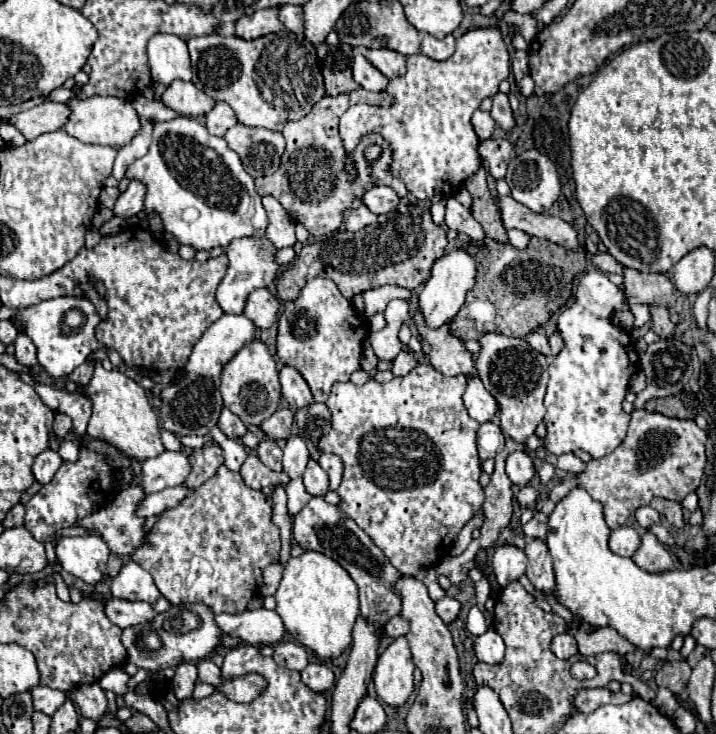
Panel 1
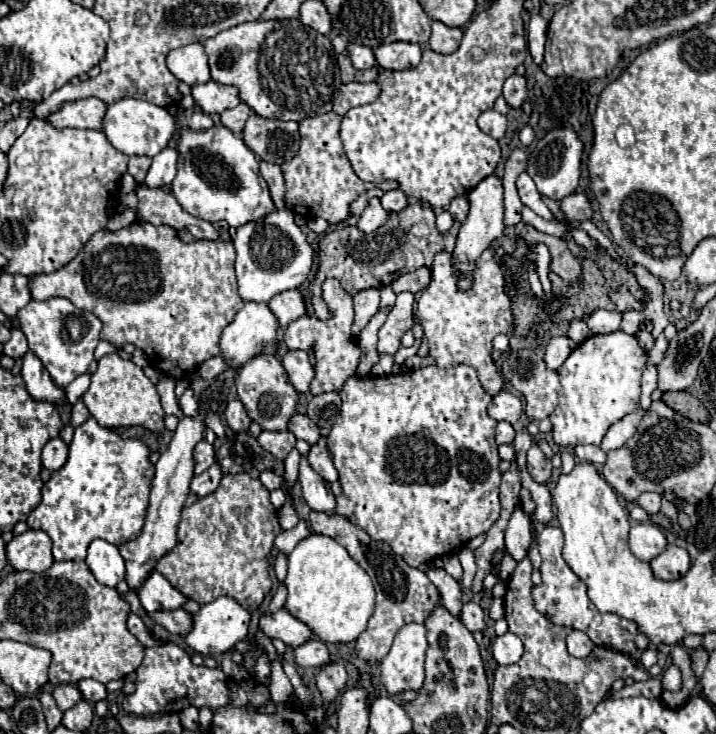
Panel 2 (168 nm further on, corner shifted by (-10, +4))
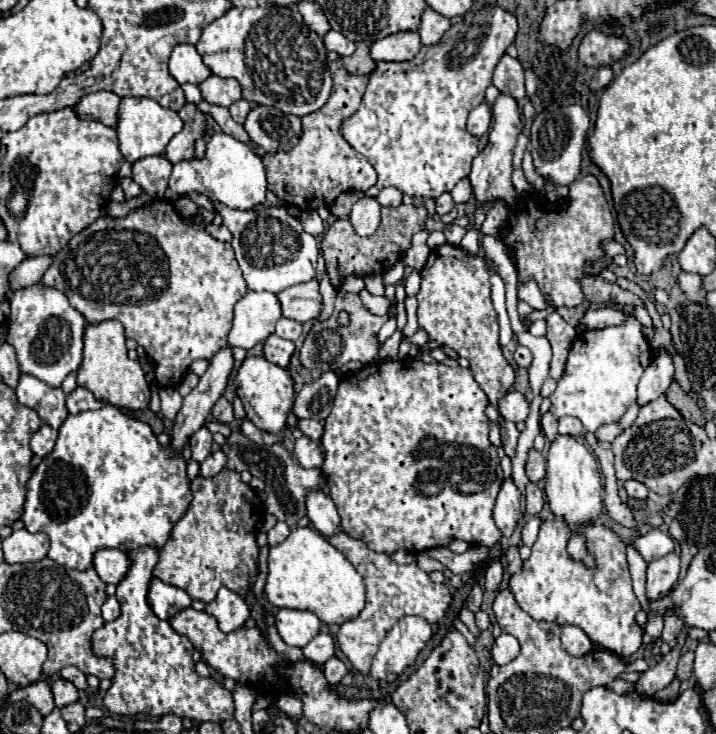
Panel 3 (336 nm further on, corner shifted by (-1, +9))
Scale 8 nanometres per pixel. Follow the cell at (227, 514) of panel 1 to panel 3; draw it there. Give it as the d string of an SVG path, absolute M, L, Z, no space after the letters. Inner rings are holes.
M231 469L219 471L209 479L195 477L191 491L193 501L183 519L173 527L169 543L159 551L153 575L163 583L185 589L191 599L205 603L213 601L221 587L245 597L257 573L259 547L255 531L265 513L261 499L249 485L241 483L239 473Z

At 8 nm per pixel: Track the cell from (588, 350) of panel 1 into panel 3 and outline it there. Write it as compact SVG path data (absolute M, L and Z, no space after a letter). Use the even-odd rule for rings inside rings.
M633 315L633 327L585 329L573 341L565 375L551 395L551 413L559 419L565 415L579 417L583 427L595 433L601 425L615 423L635 403L637 383L651 363L651 347L641 333L641 323Z

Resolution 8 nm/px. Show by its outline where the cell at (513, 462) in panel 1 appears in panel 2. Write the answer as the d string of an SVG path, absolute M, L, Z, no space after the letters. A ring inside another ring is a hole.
M532 444L530 450L526 452L526 470L538 484L544 484L552 474L552 462L544 456L538 444Z

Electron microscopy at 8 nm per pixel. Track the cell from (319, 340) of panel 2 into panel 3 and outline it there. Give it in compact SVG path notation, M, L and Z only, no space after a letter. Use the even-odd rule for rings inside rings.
M281 317L277 321L275 335L283 337L283 339L289 339L289 341L297 341L297 337L301 335L301 323L297 323L293 319L287 319L287 317Z

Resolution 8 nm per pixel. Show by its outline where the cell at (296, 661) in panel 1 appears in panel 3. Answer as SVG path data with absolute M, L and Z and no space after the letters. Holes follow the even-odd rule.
M321 631L309 645L303 647L303 655L309 659L309 661L315 661L319 665L327 663L333 655L335 655L335 643L333 643L333 637L325 631Z

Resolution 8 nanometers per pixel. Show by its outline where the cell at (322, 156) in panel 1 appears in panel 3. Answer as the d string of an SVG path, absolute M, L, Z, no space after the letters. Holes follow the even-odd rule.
M339 59L329 63L329 69L333 77L331 97L325 107L303 117L301 141L289 153L267 153L263 157L269 189L285 203L297 205L301 209L331 203L345 191L367 191L377 183L377 173L373 165L361 153L357 153L341 135L341 123L357 113L369 77L347 73Z

